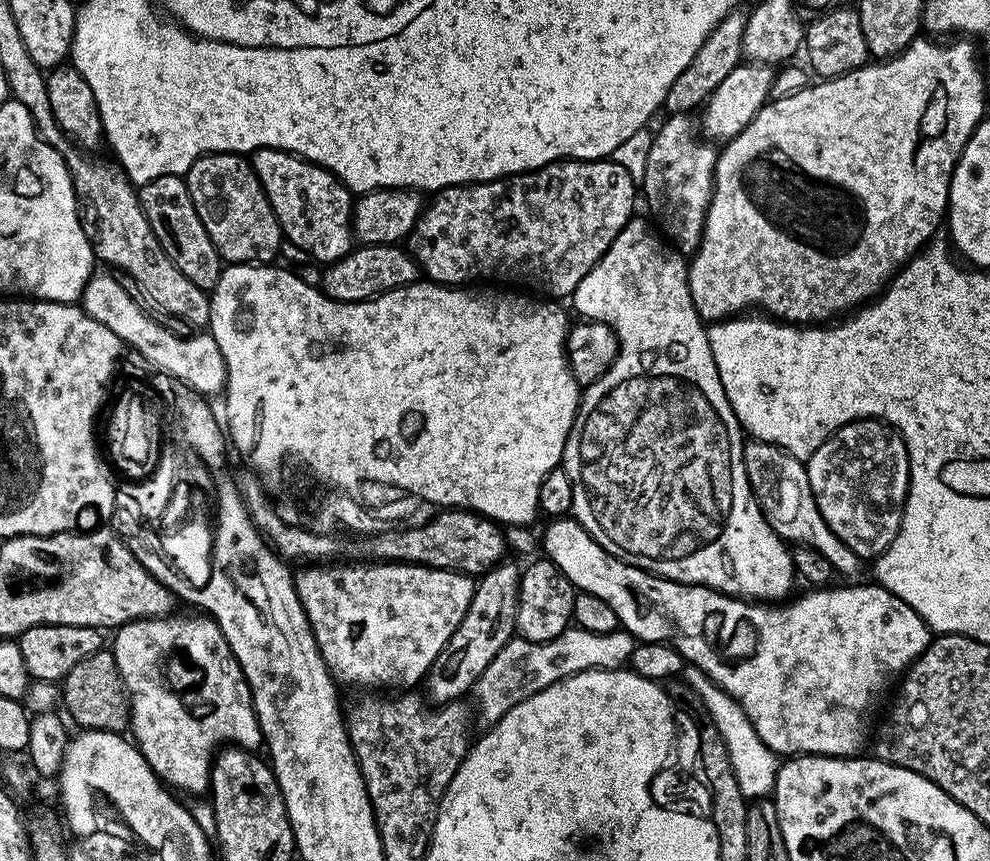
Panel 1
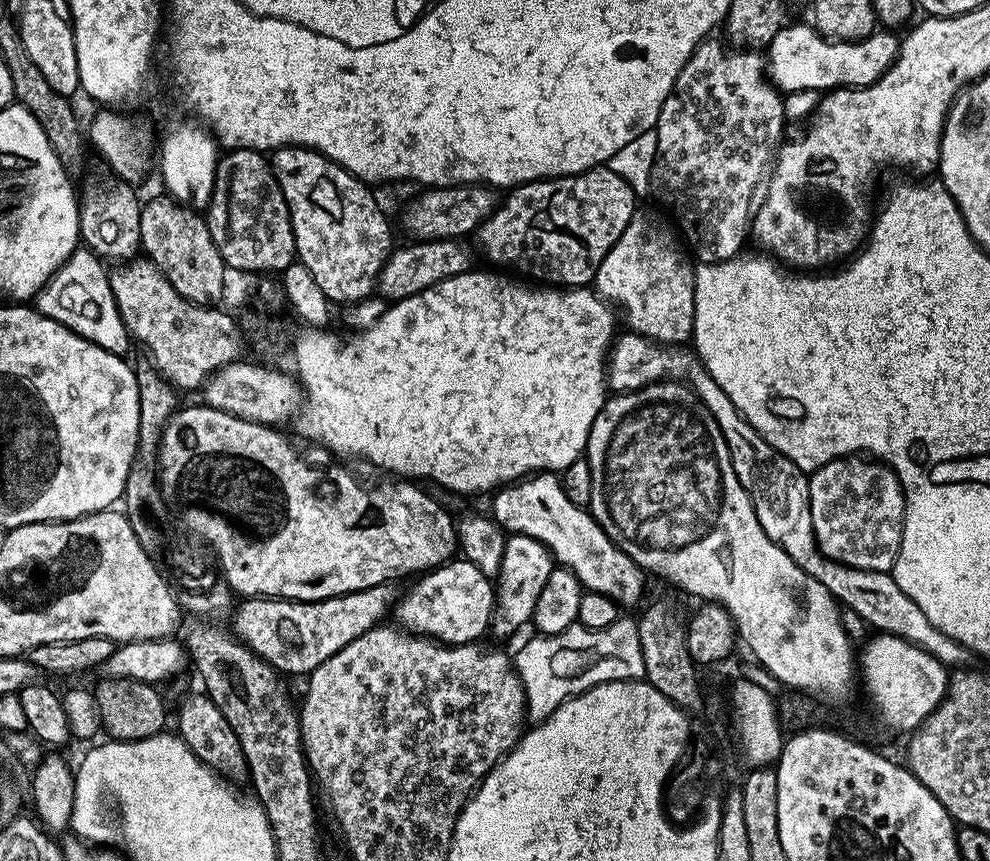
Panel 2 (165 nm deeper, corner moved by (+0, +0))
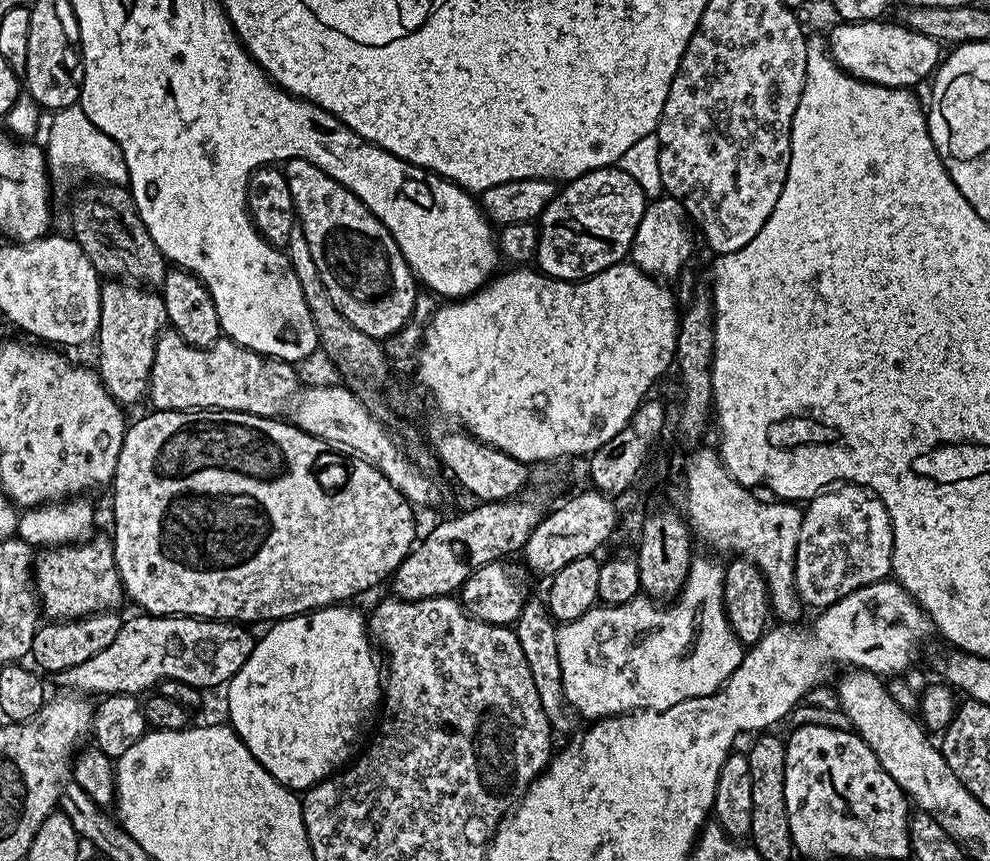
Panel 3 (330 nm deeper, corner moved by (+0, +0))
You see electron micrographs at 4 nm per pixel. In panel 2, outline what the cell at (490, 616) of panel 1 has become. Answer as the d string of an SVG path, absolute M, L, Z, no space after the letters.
M509 535L502 551L502 560L498 579L494 584L496 606L490 625L491 635L504 640L512 636L525 623L531 621L534 606L538 602L538 594L542 594L542 586L546 586L546 578L550 578L554 567L552 553L542 543L529 536Z

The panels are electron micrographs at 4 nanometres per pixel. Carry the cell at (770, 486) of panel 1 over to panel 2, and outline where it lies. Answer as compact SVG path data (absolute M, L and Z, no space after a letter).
M631 330L617 335L610 345L606 357L606 384L613 393L633 392L644 388L648 384L664 382L683 382L689 385L695 396L703 402L706 410L714 414L714 422L718 422L718 430L722 430L722 438L726 438L726 446L730 450L730 462L734 466L734 474L738 474L738 482L751 498L756 511L758 522L762 530L772 541L802 569L810 574L836 599L843 607L854 610L863 618L865 625L877 633L888 632L911 644L917 644L922 650L928 652L942 662L949 670L959 669L970 657L969 649L964 648L954 638L942 634L918 610L918 602L914 602L898 586L898 582L887 572L871 572L858 570L836 560L828 560L816 546L814 538L814 522L810 518L810 490L808 489L808 476L790 458L781 452L776 452L758 430L746 422L746 418L730 402L730 394L714 382L714 378L704 369L703 362L695 351L678 344L657 344L647 336L639 336Z

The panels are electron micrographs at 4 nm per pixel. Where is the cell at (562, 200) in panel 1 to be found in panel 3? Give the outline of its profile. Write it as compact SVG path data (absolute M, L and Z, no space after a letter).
M617 166L595 168L577 180L567 181L538 221L539 236L534 260L539 271L556 280L587 280L610 265L621 263L631 253L634 234L638 234L638 224L642 222L645 207L646 197L641 186Z

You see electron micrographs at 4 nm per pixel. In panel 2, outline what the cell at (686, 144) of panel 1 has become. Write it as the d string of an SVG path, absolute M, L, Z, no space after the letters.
M716 38L702 41L682 66L656 119L657 154L648 191L651 198L661 200L672 211L686 244L688 239L690 252L692 247L691 255L700 264L717 264L741 255L740 247L750 236L758 189L773 163L786 125L784 96L766 75L765 57L756 50L732 51L736 52L727 52Z

